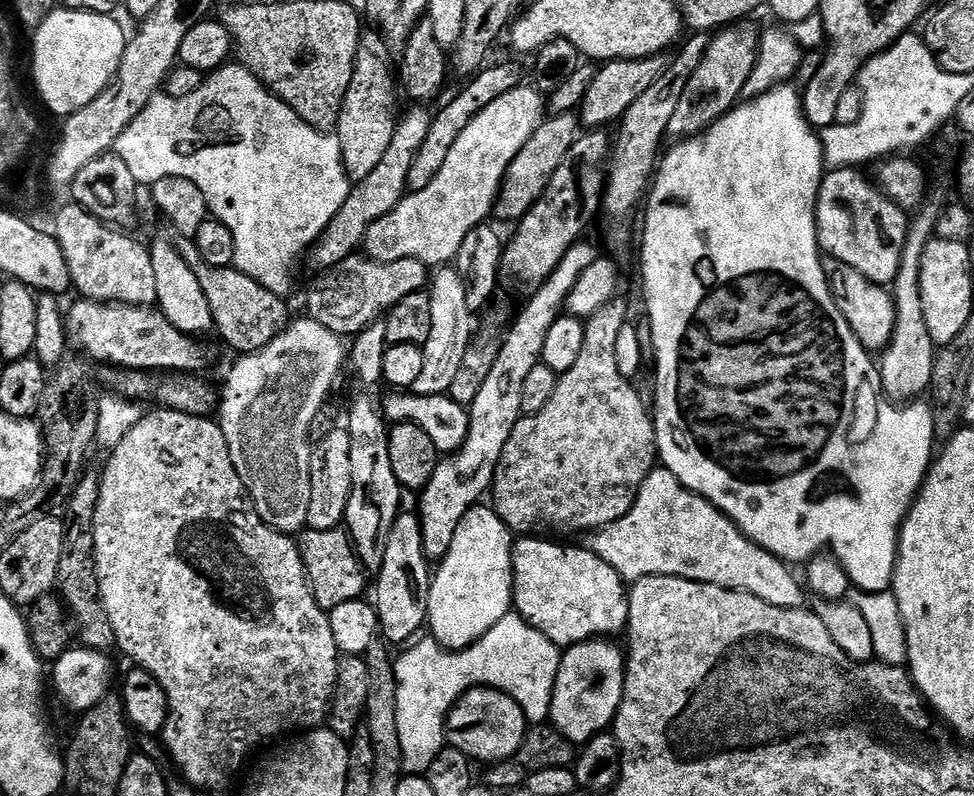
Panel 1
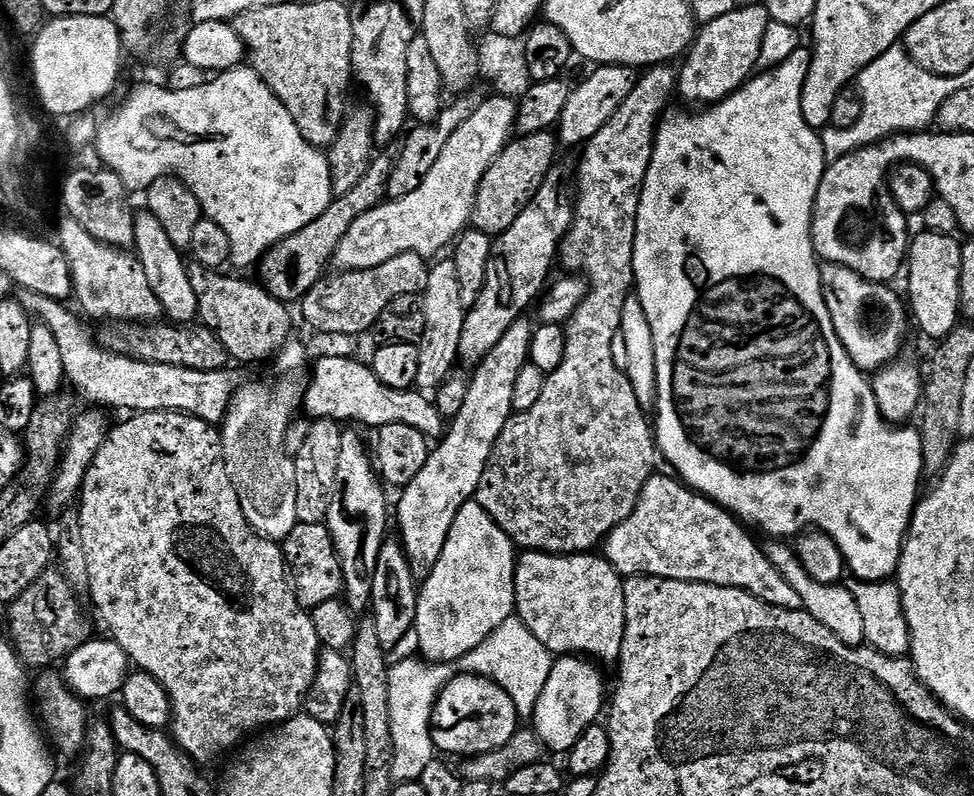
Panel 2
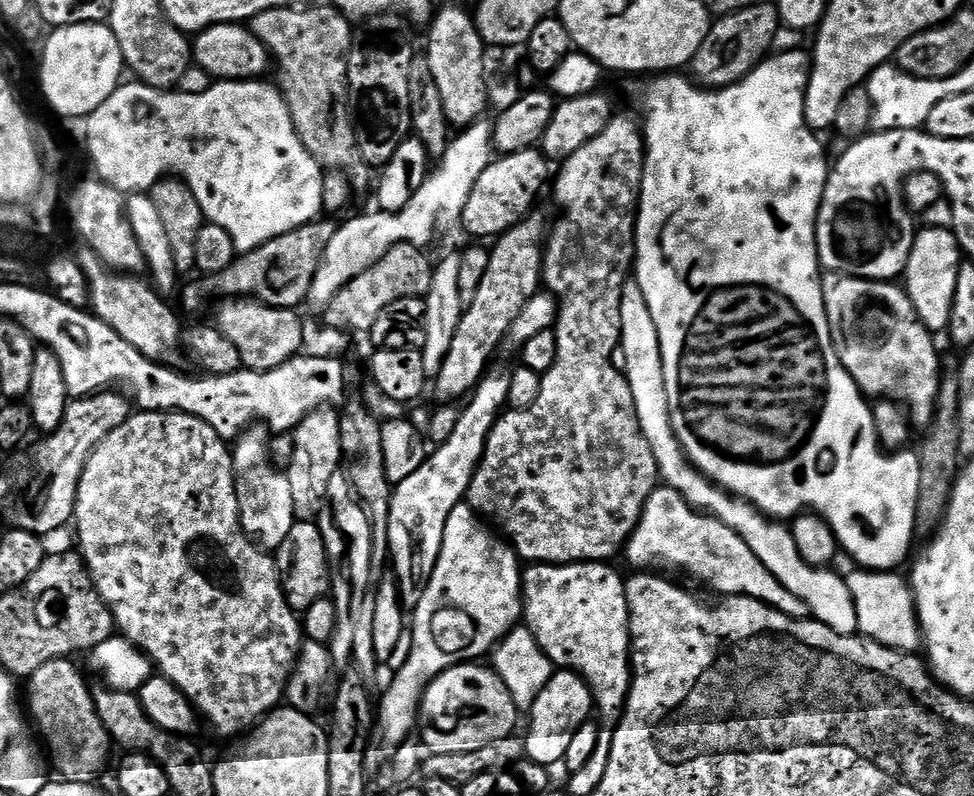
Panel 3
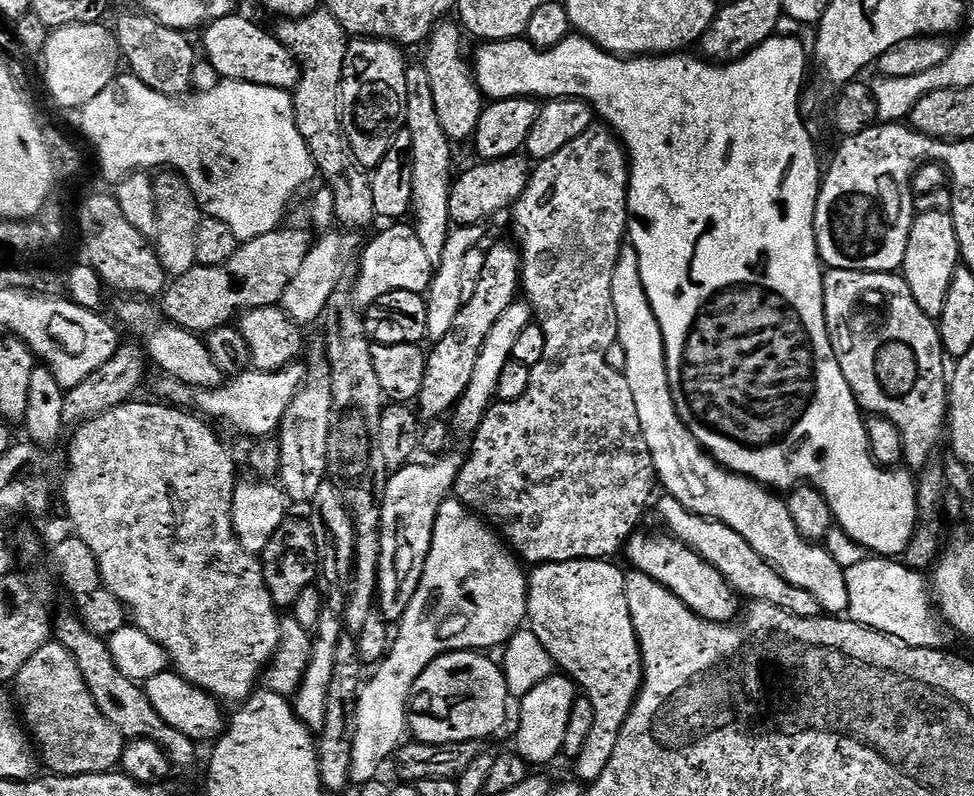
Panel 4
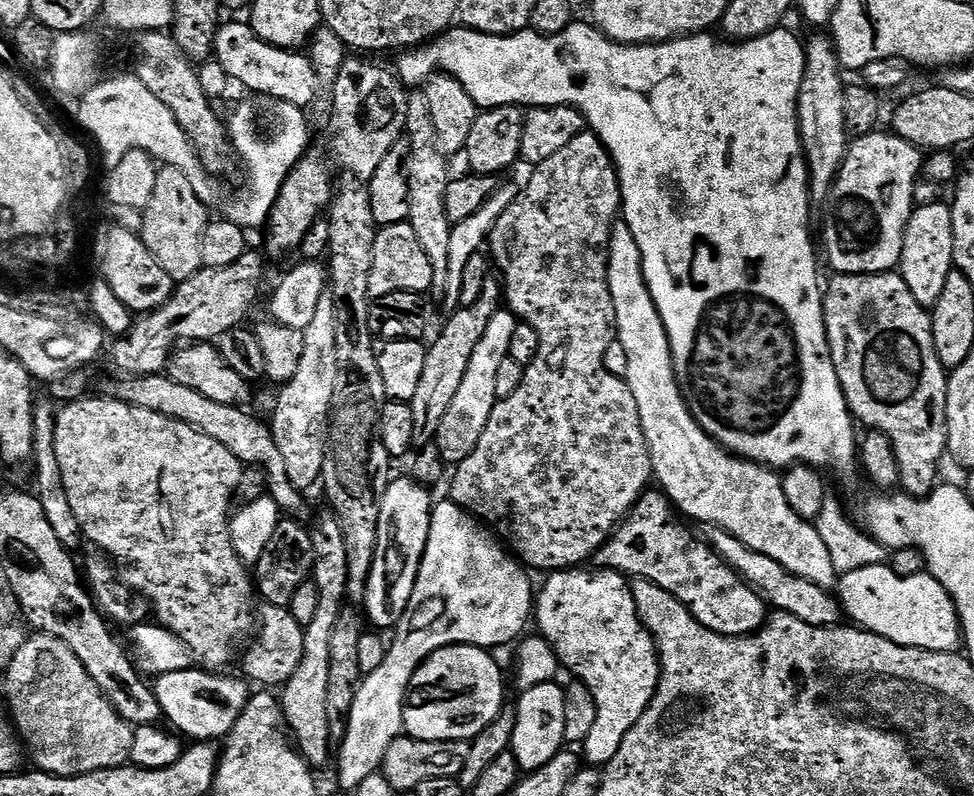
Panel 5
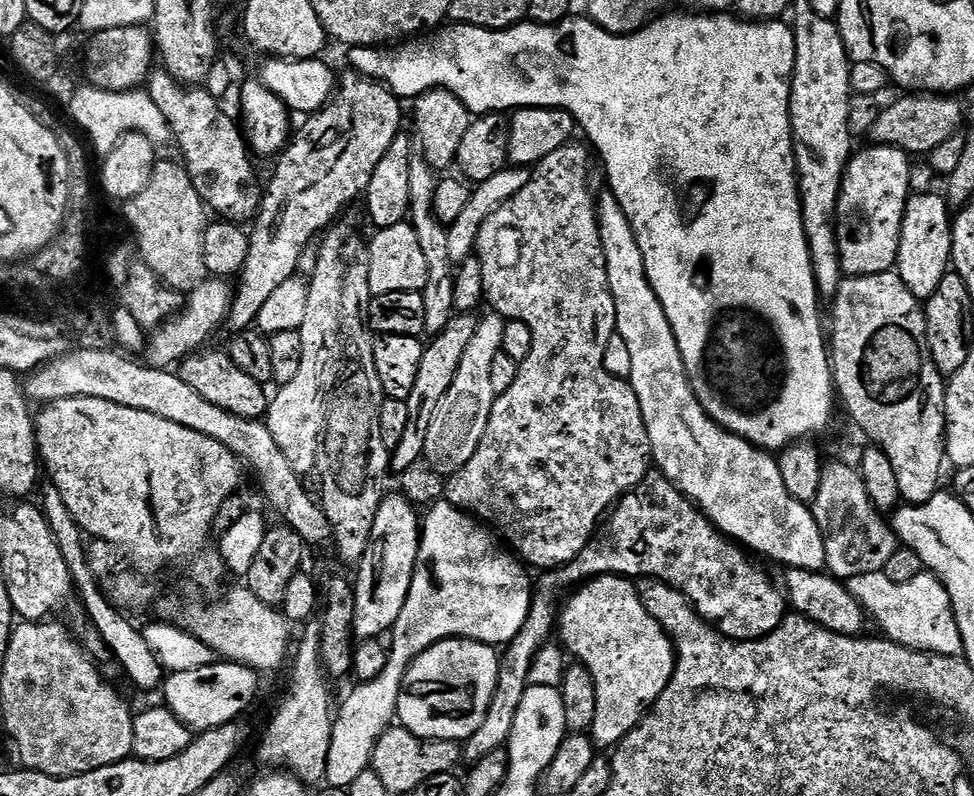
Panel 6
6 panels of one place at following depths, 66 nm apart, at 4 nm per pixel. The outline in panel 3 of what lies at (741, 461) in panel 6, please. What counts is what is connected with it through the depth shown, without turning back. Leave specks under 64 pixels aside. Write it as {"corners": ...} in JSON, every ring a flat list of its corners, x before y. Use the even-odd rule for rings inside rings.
{"corners":[[625,283,620,290,619,309,621,311,622,330,620,331,620,346,624,348,626,368,623,373,627,378,631,394,634,395,635,413,638,414,640,432,650,443,654,453,654,462,658,462,660,480,667,487,678,490,682,498,691,508,713,516,718,522,730,526,750,550,802,602,806,602,811,619,830,626,832,630,843,636,854,636,858,632,858,614,854,606,854,598,850,594,850,586,843,575,831,572,831,567,815,568,807,564,798,554,798,546,794,546,791,527,771,516,766,516,740,497,732,495,719,488,717,484,707,480,681,450,681,444,673,432,670,422,669,403,666,399,665,382,662,378,661,350,658,342,657,327,646,306,646,298,639,284]]}

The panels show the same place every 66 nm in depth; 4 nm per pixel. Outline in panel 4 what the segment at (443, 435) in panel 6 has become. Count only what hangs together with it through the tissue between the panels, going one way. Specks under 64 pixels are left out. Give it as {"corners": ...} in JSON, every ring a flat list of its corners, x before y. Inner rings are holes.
{"corners":[[517,302,510,306,510,310,506,310,502,314,502,318,498,318,498,322,494,322,490,334,486,334,482,354,478,354,478,362,474,365,470,386,466,386,462,398,451,413,450,428,455,435,457,432,458,435,468,438,478,430,485,414,494,403,494,397,498,390,498,378,502,378,502,369,506,366,506,362,512,359,514,342,518,342,518,334,522,334,522,330,526,330,526,326,533,323,533,320,532,305,527,302]]}

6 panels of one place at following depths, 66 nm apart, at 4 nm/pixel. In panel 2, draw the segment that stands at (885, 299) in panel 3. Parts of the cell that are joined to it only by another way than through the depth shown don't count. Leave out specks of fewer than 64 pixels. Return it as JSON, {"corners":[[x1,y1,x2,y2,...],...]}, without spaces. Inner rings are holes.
{"corners":[[825,263,820,269,820,281,836,337,840,340,841,348,848,352,852,363,868,374,875,373,884,365,893,363,899,357,896,355,899,354,900,347,904,344,904,335,908,332,908,324,910,328,910,316,906,311,906,304,902,296,902,301,900,301,899,294,892,289,892,286,884,282,865,280,863,276,841,264]]}

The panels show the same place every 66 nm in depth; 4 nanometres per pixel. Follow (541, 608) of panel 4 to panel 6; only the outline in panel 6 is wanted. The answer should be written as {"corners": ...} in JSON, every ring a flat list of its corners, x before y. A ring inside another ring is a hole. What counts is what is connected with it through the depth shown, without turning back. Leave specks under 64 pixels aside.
{"corners":[[597,576,587,584,577,587,567,600,558,616,558,640,565,653,573,661,583,664,593,676,594,690,597,691,597,710,590,735,597,749,612,750,624,741,630,730,640,725,662,690,666,690,676,669,676,649,664,627,640,601,637,585,631,579,623,576]]}

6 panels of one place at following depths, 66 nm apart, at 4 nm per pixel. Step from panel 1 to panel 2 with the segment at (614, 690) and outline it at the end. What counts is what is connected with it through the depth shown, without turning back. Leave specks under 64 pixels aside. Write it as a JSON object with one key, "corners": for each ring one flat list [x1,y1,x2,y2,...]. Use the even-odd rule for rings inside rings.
{"corners":[[568,654,557,659,550,670,550,678,546,678,546,686,542,690,542,698,538,698,538,706,534,713,536,732,534,736,552,752,567,754,578,742,580,735,588,727,601,719,600,707,605,707,604,680,595,663,584,658]]}

